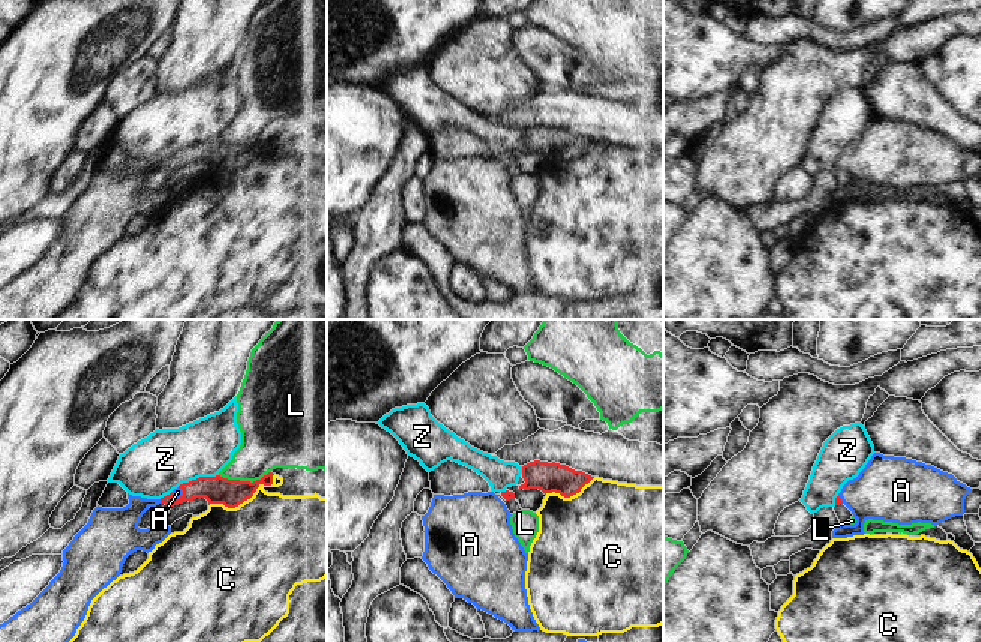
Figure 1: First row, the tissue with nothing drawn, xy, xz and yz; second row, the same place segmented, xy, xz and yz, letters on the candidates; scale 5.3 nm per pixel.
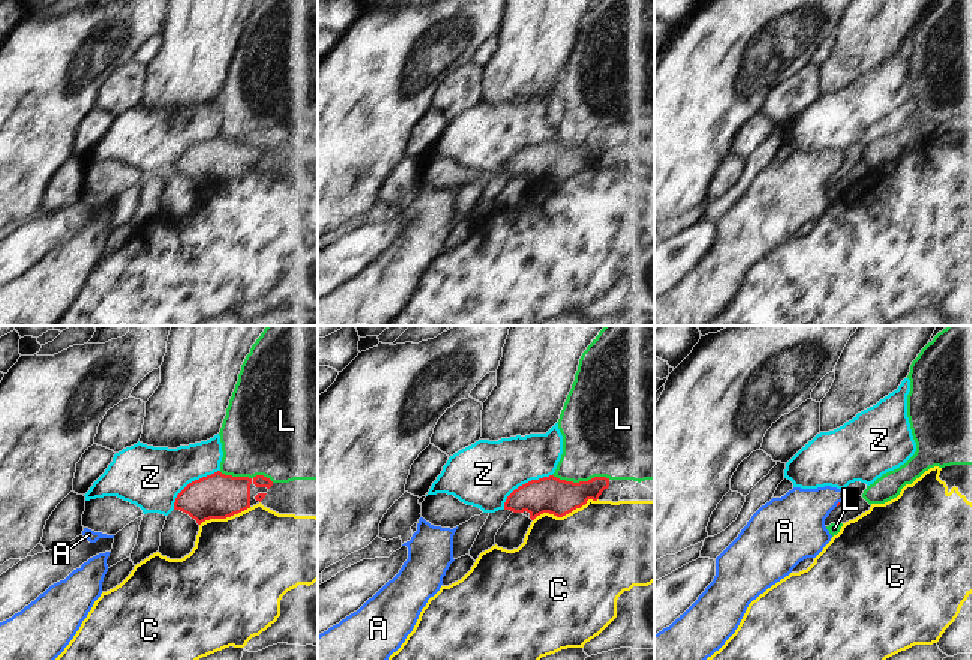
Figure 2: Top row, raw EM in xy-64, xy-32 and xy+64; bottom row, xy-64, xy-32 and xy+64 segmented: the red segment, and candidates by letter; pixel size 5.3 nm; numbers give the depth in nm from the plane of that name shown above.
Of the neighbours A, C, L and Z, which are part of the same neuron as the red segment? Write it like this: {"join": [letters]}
{"join": ["A"]}

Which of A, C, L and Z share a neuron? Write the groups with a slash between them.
A / C / L / Z

